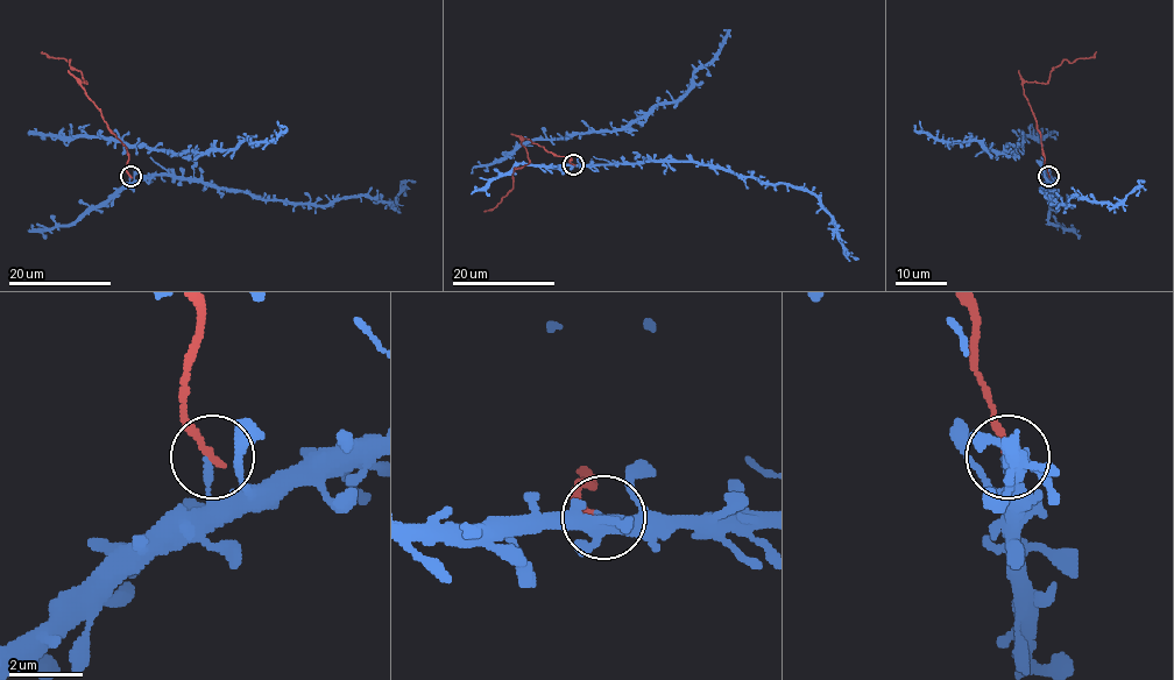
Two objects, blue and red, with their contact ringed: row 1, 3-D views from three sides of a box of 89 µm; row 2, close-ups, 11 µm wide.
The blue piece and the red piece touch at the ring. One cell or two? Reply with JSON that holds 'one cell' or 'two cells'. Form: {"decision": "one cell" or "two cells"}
{"decision": "two cells"}

